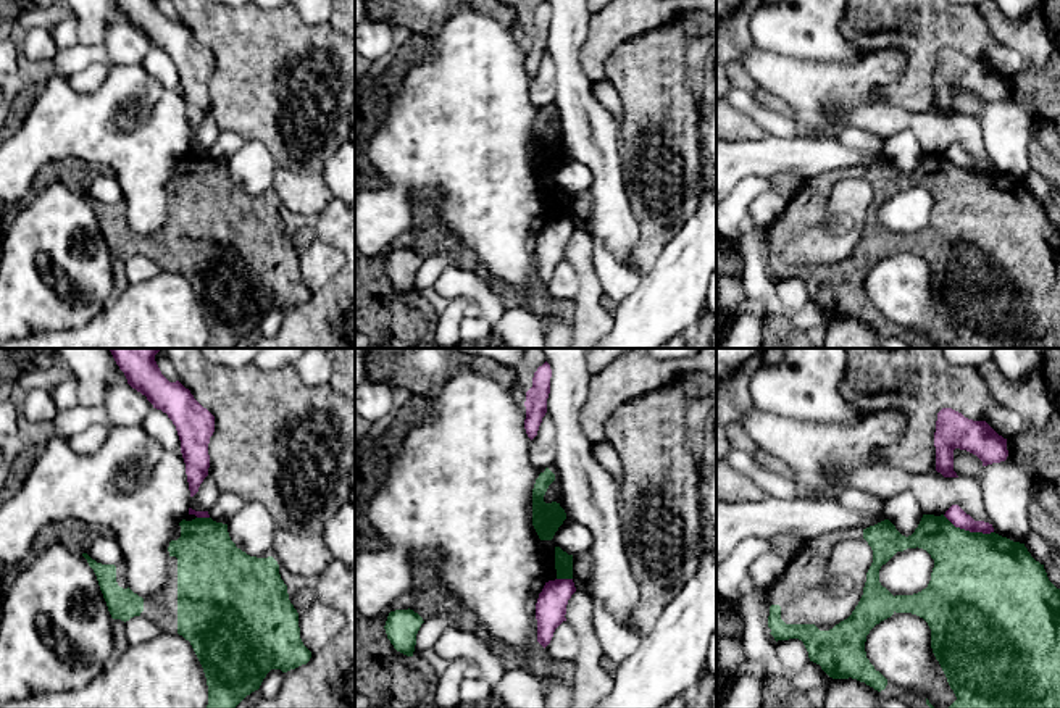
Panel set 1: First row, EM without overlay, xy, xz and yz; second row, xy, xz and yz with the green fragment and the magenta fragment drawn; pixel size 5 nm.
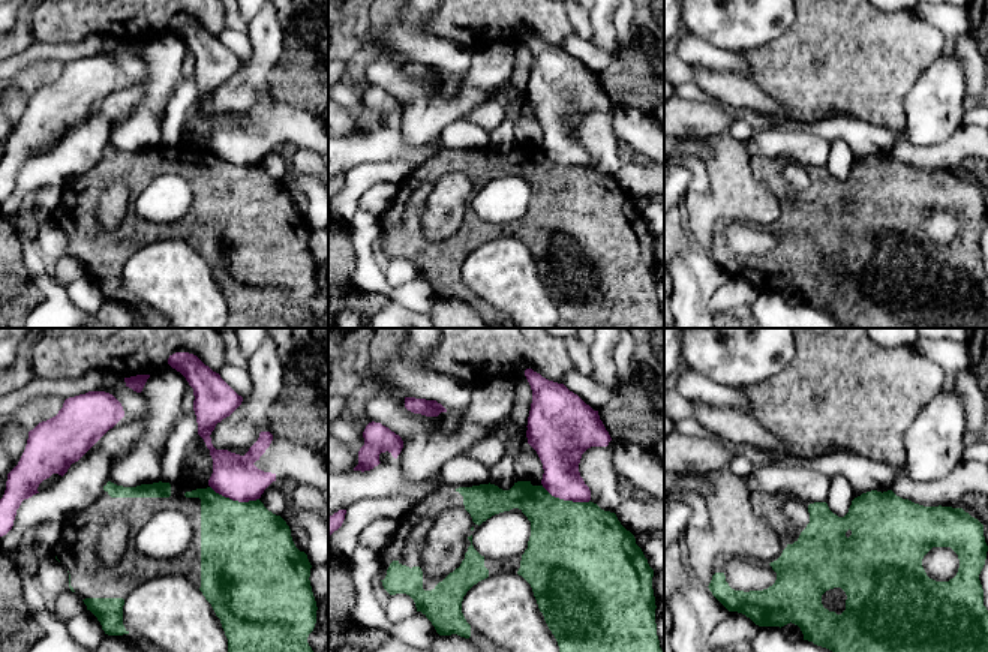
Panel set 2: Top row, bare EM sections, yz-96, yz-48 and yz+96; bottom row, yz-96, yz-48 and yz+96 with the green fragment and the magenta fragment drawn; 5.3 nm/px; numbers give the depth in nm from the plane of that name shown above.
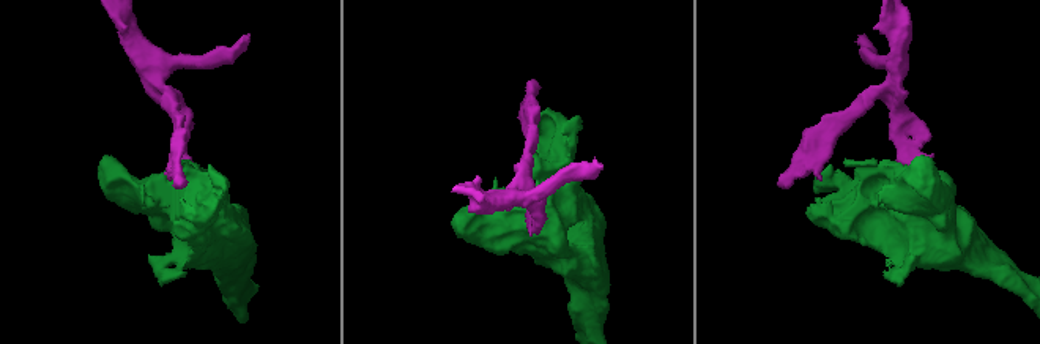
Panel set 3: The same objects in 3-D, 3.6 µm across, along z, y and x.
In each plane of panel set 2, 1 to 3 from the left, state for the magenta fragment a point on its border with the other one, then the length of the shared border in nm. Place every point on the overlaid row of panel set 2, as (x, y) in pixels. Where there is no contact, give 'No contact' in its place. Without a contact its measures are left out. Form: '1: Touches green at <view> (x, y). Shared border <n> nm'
1: Touches green at yz-96 (234, 501). Shared border 280 nm
2: Touches green at yz-48 (565, 501). Shared border 280 nm
3: No contact

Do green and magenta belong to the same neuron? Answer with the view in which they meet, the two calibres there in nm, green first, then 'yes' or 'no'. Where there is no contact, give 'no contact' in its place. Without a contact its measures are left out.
yz | 460/90 nm | no

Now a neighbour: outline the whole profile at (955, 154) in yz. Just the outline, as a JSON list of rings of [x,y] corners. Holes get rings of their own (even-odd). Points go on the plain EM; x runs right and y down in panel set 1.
[[[952,144],[944,153],[955,166],[970,169],[970,171],[994,171],[992,163],[984,160],[974,160],[970,153],[966,153],[958,144]]]

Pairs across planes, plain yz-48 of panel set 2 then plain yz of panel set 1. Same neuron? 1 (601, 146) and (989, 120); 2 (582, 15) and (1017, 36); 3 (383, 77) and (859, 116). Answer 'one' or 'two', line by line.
1: one
2: one
3: two

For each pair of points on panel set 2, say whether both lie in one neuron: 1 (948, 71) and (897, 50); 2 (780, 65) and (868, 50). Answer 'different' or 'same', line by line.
1: different
2: same

